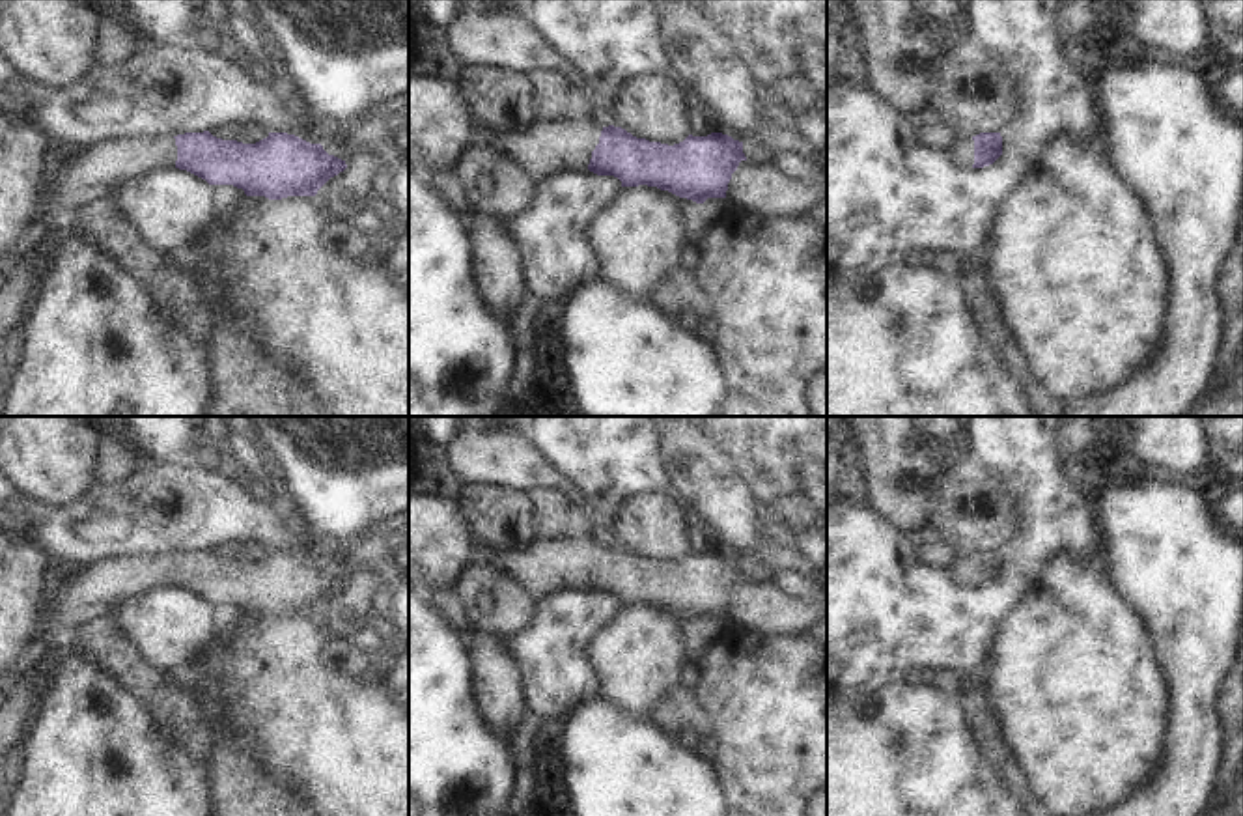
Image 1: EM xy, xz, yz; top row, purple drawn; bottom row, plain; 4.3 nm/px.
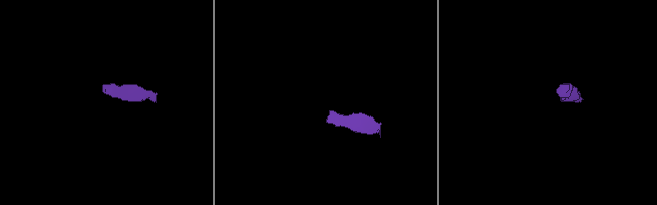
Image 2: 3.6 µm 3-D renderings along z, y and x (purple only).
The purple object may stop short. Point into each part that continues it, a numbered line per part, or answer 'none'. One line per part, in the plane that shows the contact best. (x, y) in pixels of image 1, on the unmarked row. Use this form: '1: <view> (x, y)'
1: xz (542, 566)

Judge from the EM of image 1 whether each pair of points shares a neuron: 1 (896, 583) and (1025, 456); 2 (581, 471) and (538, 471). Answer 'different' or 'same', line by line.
1: same
2: different

